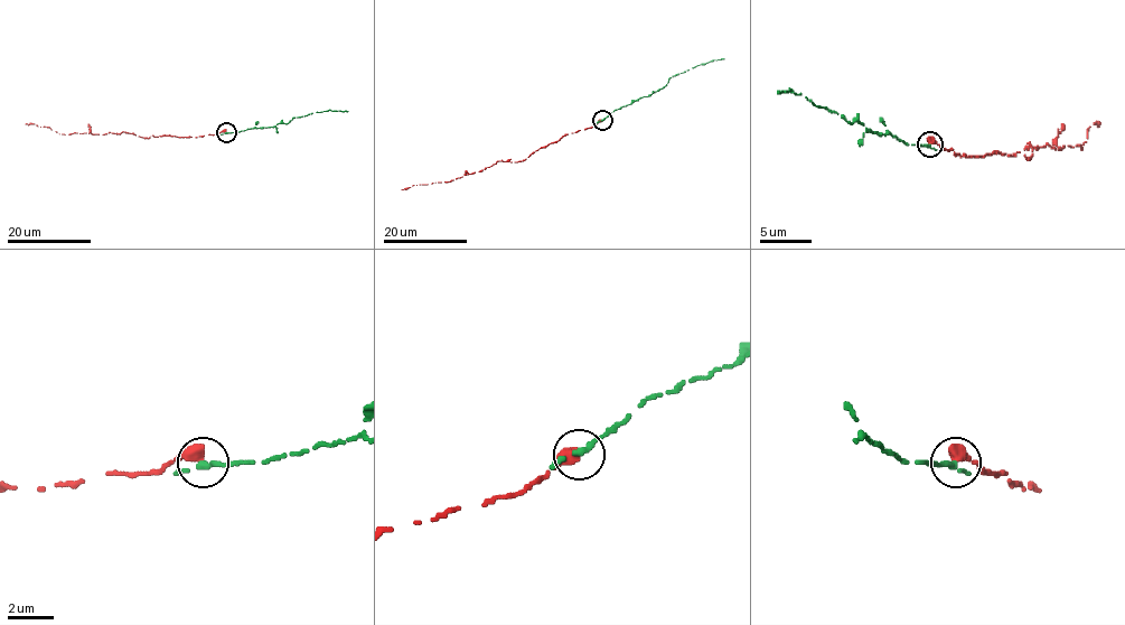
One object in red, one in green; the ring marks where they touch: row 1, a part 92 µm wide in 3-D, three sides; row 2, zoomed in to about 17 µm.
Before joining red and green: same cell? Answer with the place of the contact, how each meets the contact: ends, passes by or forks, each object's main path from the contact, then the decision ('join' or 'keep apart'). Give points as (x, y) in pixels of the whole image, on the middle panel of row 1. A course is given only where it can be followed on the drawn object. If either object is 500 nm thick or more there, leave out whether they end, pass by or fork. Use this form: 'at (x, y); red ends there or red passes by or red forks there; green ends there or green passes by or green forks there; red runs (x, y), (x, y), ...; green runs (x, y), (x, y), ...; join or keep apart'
at (602, 120); red runs (602, 120), (541, 147), (522, 161), (498, 161), (450, 180), (401, 189); green runs (602, 120), (612, 111), (663, 89), (673, 75), (724, 58); join

